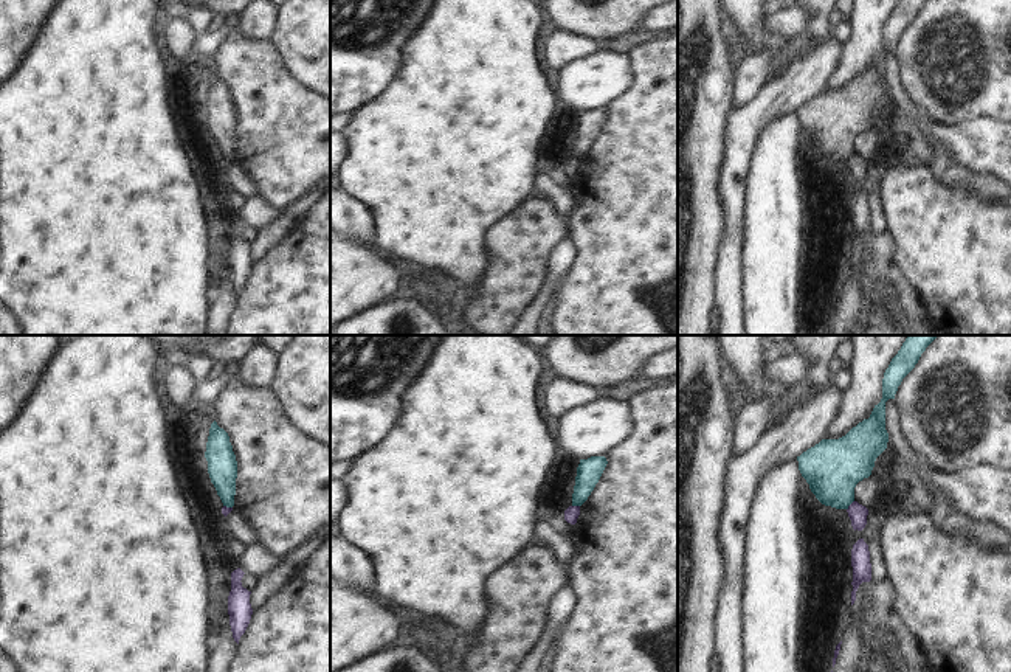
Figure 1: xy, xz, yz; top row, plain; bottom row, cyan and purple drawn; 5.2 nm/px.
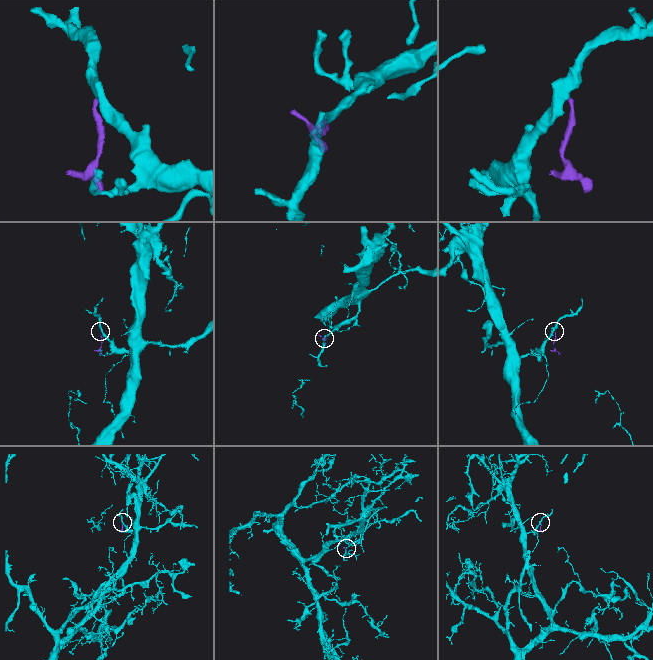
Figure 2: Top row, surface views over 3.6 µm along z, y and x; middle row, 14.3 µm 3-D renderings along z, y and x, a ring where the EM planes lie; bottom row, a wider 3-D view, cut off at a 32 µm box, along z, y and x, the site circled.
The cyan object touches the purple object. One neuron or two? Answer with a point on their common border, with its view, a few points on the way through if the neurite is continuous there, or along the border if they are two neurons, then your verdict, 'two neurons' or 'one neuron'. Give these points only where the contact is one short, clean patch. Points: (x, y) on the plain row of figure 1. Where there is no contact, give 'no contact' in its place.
contact yz (850, 155); border yz (853, 152), (847, 162); two neurons

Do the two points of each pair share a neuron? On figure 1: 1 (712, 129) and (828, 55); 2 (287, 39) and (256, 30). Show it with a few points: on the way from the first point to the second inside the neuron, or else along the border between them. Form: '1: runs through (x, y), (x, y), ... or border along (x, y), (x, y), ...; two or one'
1: border along (732, 110), (728, 120), (728, 142), (723, 154); two
2: border along (276, 16), (276, 28), (269, 39); two

